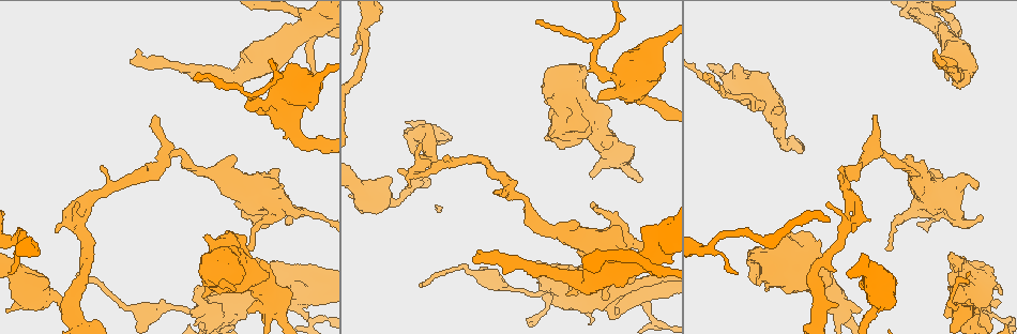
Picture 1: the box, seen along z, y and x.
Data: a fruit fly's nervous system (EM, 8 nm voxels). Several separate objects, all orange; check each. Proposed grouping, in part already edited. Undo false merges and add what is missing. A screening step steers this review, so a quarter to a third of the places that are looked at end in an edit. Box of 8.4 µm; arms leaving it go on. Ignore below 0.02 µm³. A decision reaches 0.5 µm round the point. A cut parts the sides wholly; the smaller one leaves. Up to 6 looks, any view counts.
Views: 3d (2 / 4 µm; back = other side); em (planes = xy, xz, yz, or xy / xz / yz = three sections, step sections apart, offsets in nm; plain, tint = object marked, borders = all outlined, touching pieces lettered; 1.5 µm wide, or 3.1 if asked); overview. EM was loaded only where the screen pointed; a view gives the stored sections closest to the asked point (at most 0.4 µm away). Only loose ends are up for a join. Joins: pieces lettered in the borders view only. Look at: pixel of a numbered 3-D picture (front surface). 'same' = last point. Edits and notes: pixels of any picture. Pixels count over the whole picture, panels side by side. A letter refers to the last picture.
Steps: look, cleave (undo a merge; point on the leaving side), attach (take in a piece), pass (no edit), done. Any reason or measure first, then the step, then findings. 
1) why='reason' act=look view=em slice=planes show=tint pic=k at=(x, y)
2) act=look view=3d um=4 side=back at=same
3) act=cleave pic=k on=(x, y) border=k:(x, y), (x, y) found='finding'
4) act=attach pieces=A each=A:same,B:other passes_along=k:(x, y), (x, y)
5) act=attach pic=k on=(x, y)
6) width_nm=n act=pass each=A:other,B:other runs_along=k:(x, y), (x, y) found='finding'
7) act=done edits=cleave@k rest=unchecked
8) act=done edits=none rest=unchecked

why='long arm stops here' act=look view=em slice=planes show=borders pic=1 at=(478, 251)

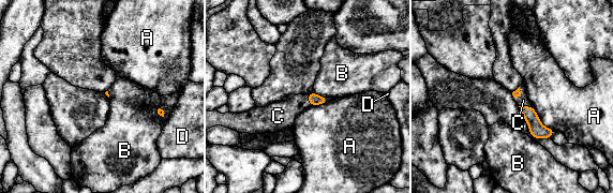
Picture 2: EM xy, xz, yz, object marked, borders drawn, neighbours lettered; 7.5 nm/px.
act=attach pieces=C each=A:other,B:other,C:same,D:other passes_along=2:(537, 130), (525, 106), (523, 100) found='it goes on there'

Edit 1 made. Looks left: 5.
why='thin end' act=look view=em slice=planes show=borders pic=1 at=(874, 117)

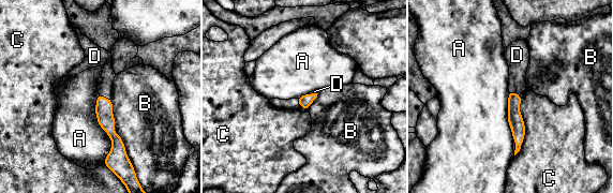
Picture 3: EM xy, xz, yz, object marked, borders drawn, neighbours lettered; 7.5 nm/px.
act=attach pieces=D each=A:other,B:other,C:other,D:same passes_along=3:(105, 118), (104, 98), (105, 82) found='it goes on there'

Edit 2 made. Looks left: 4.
why='thick turns thin' act=look view=em slice=xz step=4 show=tint pic=1 at=(47, 298)

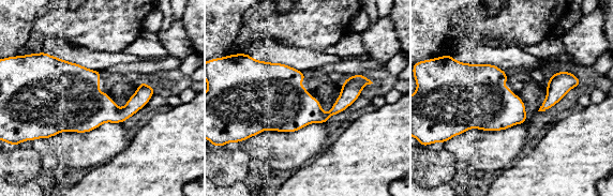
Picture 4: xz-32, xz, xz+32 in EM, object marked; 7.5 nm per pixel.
why='another direction' act=look view=em slice=planes show=borders at=same

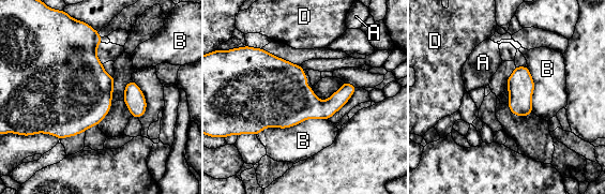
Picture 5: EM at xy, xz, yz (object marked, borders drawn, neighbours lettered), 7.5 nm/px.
act=pass each=A:other,B:other,D:other border=5:(328, 119), (266, 128), (257, 135) found='one neuron here'

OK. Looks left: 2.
act=done edits=attach@2,attach@3 rest=unchecked

